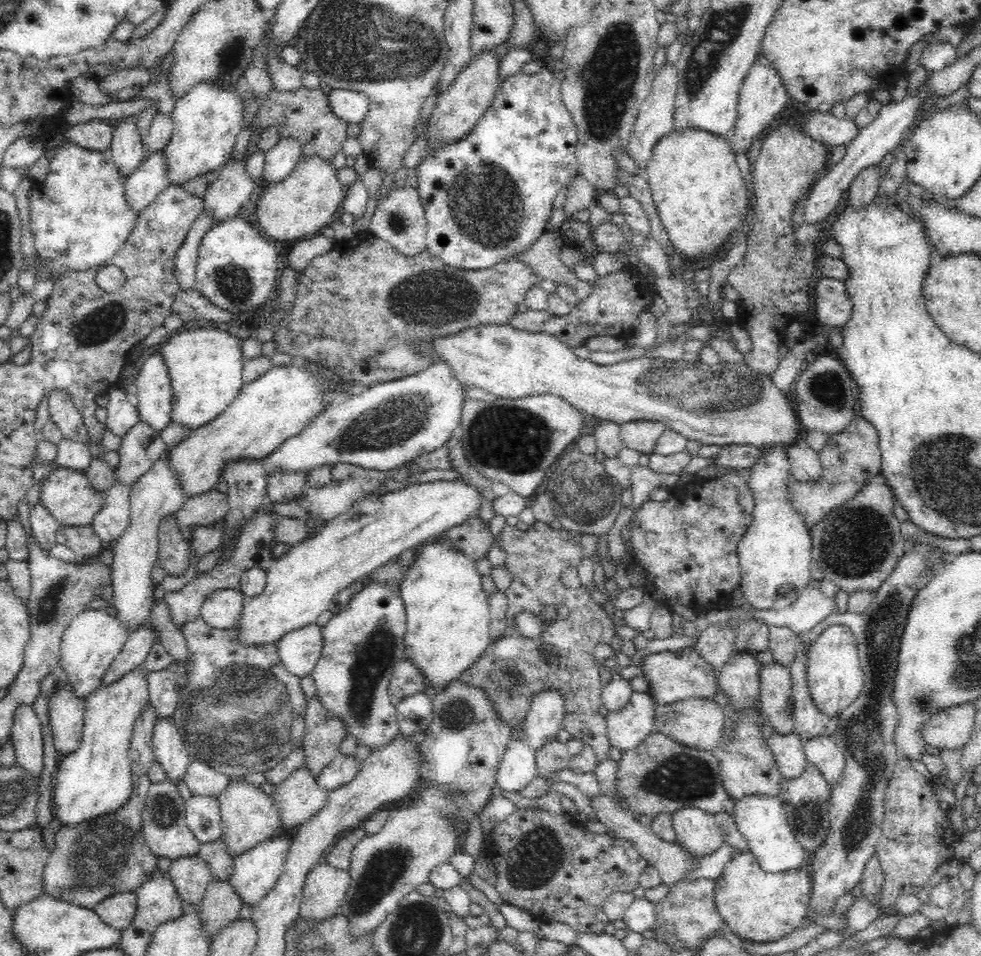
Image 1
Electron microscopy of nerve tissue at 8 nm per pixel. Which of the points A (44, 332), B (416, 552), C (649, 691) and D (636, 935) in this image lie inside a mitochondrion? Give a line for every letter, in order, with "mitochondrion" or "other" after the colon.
A: other
B: other
C: other
D: other

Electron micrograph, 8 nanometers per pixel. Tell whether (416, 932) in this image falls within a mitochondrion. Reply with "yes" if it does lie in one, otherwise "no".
yes

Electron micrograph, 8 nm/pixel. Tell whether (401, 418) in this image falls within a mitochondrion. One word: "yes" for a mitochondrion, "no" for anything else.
yes

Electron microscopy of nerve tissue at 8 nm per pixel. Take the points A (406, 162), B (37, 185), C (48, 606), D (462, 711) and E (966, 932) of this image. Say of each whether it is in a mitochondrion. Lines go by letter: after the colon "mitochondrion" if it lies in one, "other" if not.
A: other
B: other
C: mitochondrion
D: mitochondrion
E: other

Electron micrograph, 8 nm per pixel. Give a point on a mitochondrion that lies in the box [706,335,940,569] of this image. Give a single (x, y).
(828, 388)

